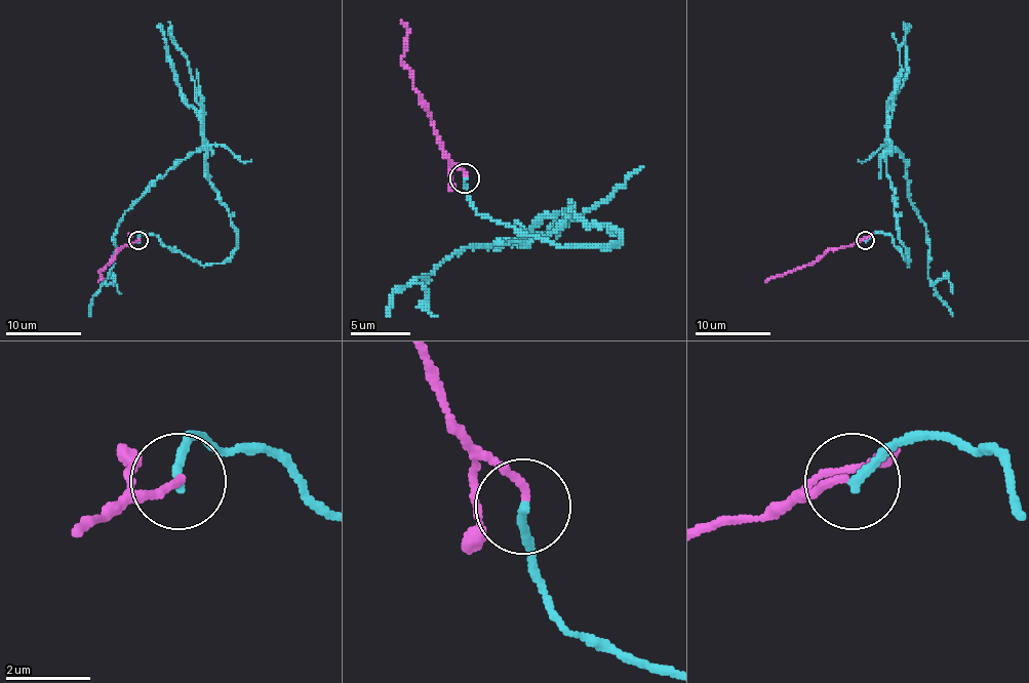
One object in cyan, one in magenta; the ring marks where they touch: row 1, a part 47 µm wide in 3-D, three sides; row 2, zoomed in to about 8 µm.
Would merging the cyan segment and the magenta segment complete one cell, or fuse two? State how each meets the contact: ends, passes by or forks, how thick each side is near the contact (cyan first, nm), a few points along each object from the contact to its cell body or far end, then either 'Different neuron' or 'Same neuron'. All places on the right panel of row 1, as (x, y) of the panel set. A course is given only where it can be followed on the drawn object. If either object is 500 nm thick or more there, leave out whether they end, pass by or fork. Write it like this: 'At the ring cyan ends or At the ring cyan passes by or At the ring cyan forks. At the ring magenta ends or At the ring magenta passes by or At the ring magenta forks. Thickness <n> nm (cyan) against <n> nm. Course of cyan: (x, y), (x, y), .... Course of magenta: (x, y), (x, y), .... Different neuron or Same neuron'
At the ring cyan ends. At the ring magenta ends. Thickness 200 nm (cyan) against 180 nm. Course of cyan: (865, 240), (889, 235), (909, 265), (888, 148), (905, 161), (907, 195), (927, 237), (927, 278), (952, 316). Course of magenta: (864, 240), (830, 248), (815, 262), (790, 273), (770, 276), (765, 282). Different neuron

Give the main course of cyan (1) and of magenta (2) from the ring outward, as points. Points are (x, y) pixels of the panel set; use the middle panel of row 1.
1: (464, 178), (479, 214), (509, 227), (565, 247), (619, 238), (575, 211), (526, 241), (470, 244), (386, 316)
2: (464, 175), (443, 149), (434, 122), (419, 97), (413, 71), (401, 59), (407, 30), (401, 21)

